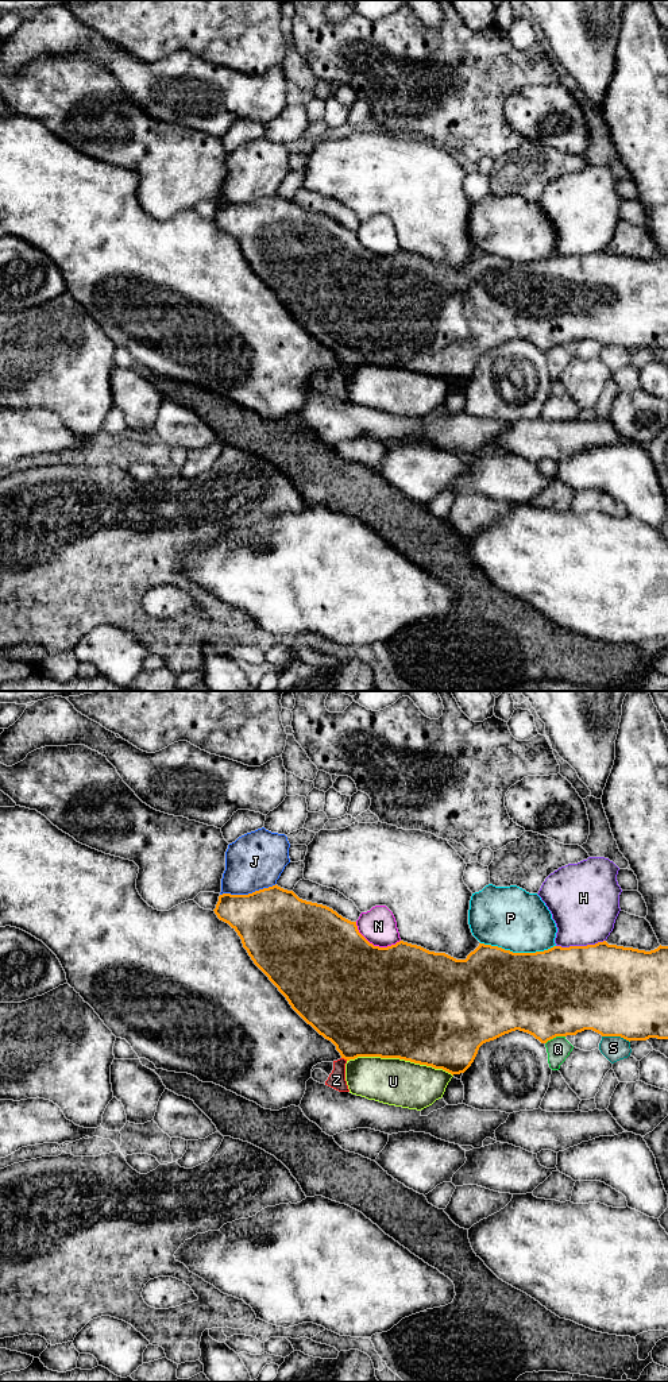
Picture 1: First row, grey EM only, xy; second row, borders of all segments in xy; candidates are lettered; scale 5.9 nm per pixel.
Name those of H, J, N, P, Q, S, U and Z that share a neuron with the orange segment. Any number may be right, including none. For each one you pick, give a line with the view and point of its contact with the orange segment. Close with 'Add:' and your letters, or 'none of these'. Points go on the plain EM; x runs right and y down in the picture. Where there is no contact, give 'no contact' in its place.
Add: none of these

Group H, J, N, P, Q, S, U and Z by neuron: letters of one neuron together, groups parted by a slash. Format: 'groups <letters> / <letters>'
groups H / J / N / P / Q / S / U / Z

